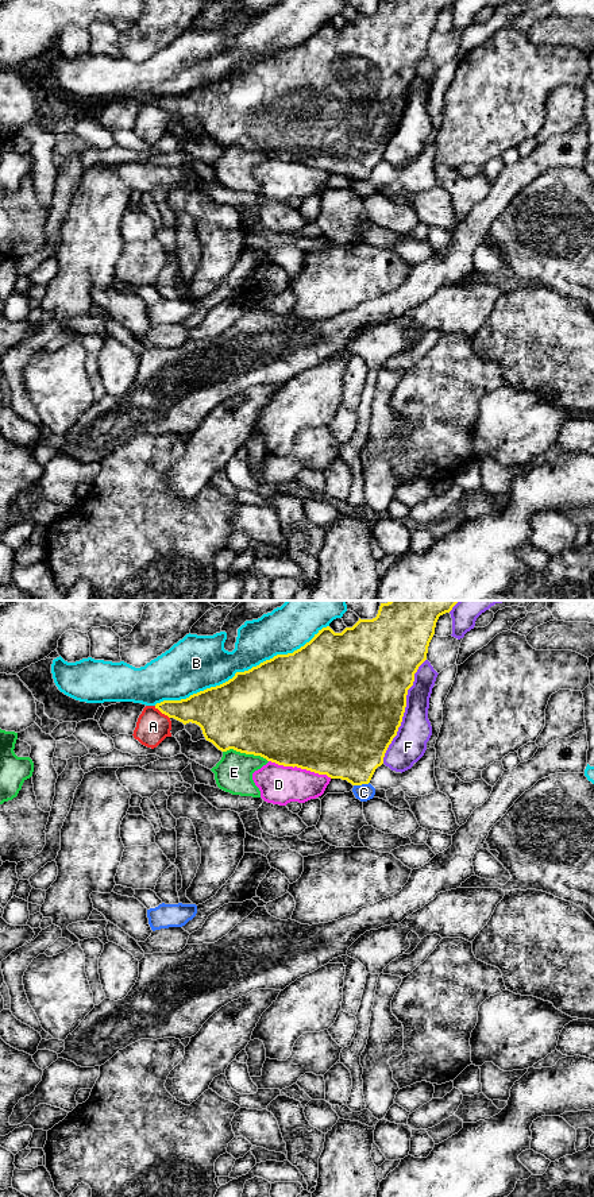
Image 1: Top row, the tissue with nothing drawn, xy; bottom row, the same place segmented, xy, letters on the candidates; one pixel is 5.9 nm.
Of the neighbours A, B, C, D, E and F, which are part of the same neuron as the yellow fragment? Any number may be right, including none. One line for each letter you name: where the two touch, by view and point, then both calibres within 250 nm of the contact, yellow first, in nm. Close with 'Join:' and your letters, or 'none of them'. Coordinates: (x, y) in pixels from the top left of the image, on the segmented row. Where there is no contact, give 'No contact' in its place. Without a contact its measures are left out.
Join: none of them

